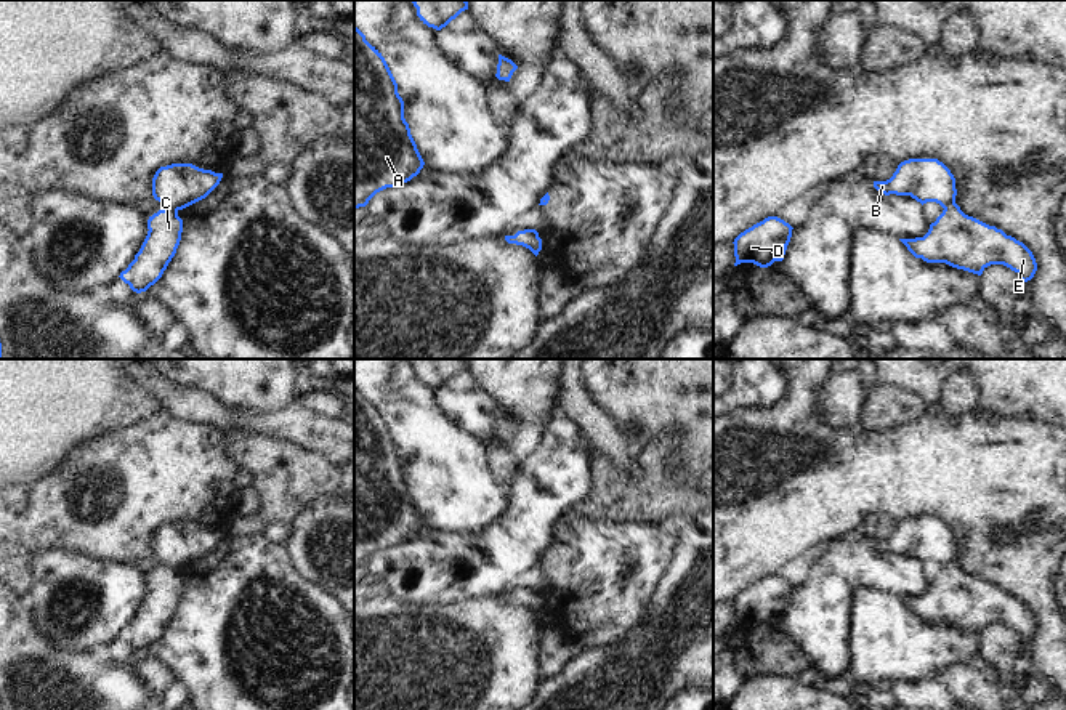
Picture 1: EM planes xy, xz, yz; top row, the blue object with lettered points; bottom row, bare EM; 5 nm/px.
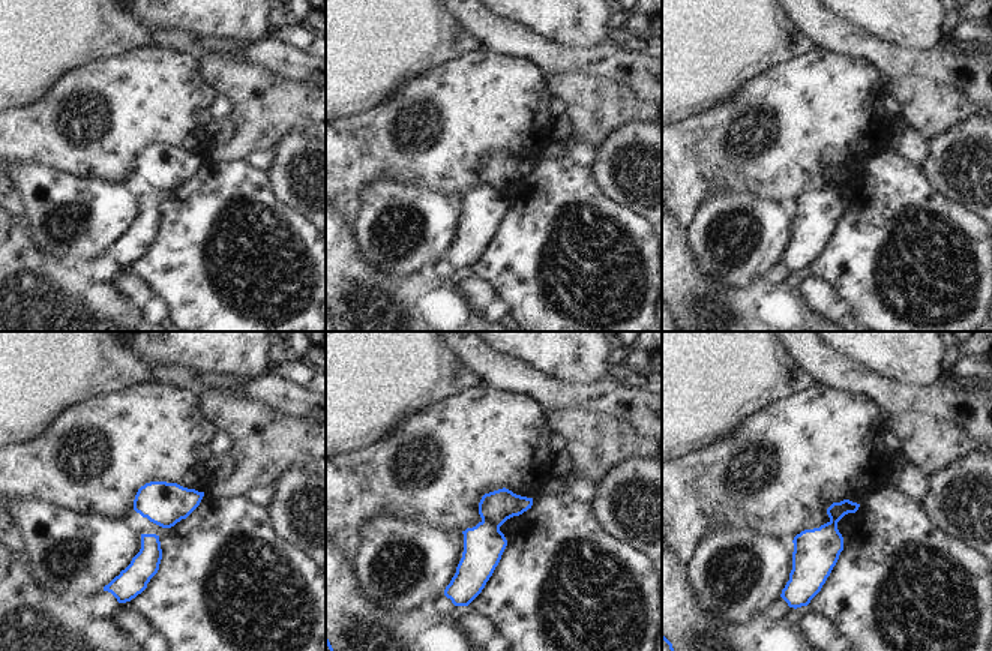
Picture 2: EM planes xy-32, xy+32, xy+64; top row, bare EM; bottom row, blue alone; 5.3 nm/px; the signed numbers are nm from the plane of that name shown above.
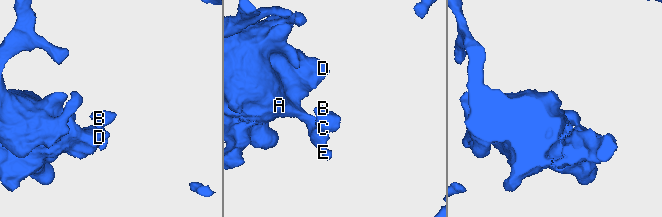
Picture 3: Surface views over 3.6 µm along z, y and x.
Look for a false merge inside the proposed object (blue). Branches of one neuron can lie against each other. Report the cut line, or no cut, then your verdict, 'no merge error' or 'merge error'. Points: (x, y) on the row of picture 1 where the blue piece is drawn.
cut in xy along (165, 207), (177, 212); merge error

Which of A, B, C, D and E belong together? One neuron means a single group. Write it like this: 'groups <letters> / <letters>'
groups A C D E / B

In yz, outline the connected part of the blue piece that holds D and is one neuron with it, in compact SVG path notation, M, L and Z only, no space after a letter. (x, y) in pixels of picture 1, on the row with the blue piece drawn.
M768 216L763 221L745 229L734 239L734 266L753 263L768 268L774 261L782 261L792 237L792 226L777 216Z

